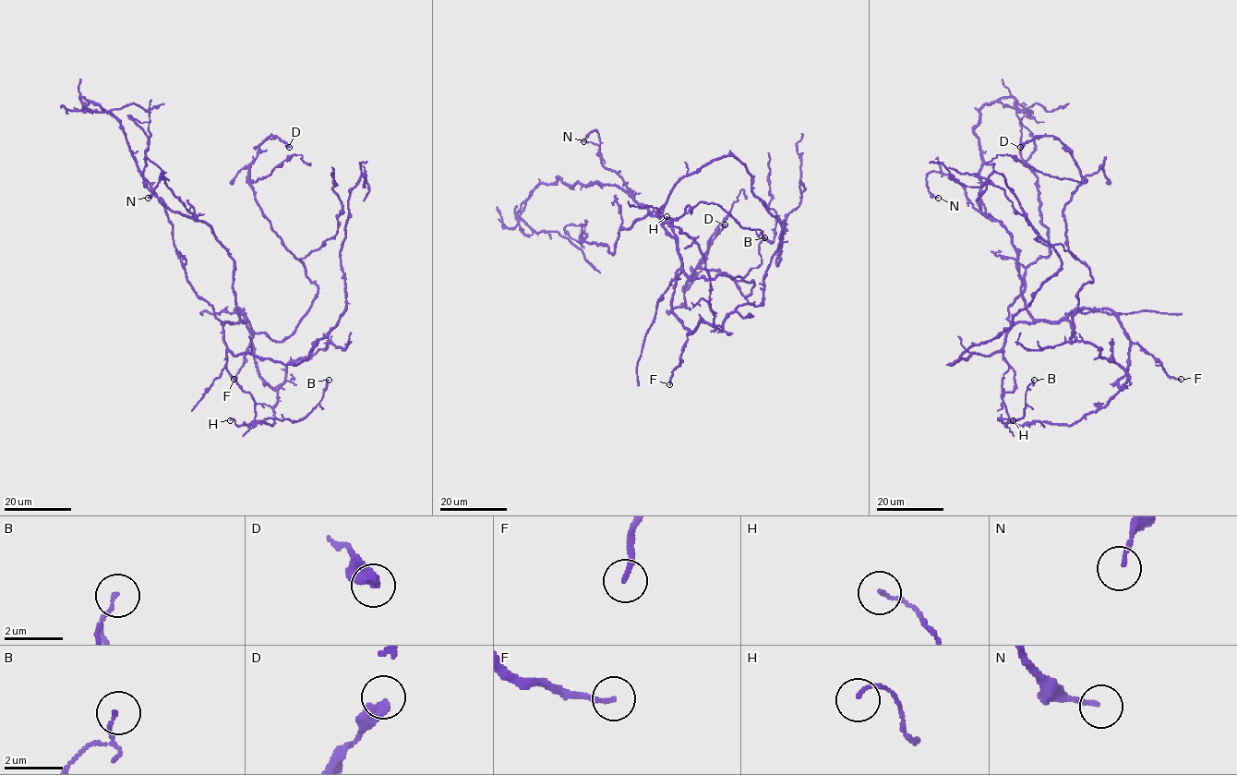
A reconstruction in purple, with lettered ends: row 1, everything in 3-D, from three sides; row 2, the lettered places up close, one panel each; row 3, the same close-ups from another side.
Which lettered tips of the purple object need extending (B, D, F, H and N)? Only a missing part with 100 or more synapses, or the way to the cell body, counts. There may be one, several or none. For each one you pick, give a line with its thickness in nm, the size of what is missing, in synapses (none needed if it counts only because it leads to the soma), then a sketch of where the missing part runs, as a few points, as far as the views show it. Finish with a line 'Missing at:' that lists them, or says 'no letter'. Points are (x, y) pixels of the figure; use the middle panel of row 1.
Missing at: no letter

